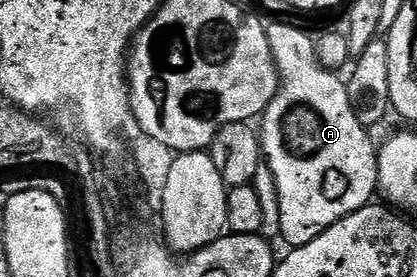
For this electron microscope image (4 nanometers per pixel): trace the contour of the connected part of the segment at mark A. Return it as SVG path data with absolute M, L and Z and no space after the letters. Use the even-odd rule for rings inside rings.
M269 22L265 23L266 35L268 36L268 44L272 48L272 56L274 62L278 66L278 76L283 83L298 82L298 118L270 118L266 116L261 119L260 137L262 140L262 157L265 165L269 166L272 176L276 180L276 188L278 189L278 199L280 200L280 235L281 241L287 242L287 247L293 248L303 246L312 240L316 240L316 236L320 236L326 231L328 226L336 224L342 218L347 218L349 214L356 213L363 206L371 201L370 198L376 194L378 190L378 150L373 140L370 138L370 131L367 127L362 126L360 120L356 118L354 110L351 108L350 100L347 94L346 82L337 73L326 70L321 64L319 51L316 49L316 42L309 38L302 30L297 30L294 26L289 26L286 22Z

